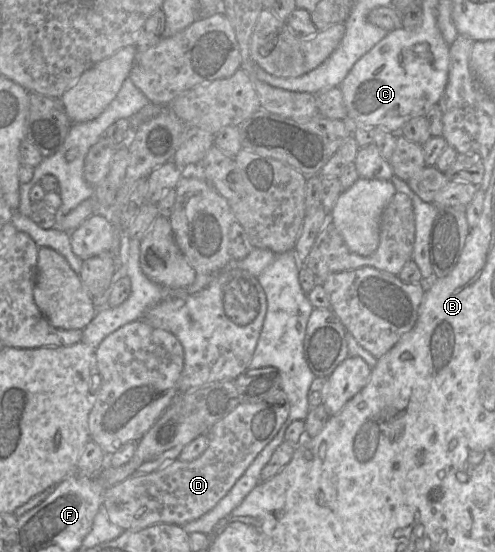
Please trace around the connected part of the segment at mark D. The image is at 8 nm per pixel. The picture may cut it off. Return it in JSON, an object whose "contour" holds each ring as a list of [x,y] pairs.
{"contour":[[[280,390],[258,403],[241,403],[209,430],[209,445],[205,452],[192,461],[176,459],[148,474],[126,479],[107,488],[103,505],[110,521],[124,530],[140,530],[148,526],[165,523],[183,526],[210,511],[234,486],[256,456],[272,441],[285,423],[290,412],[287,394]]]}

